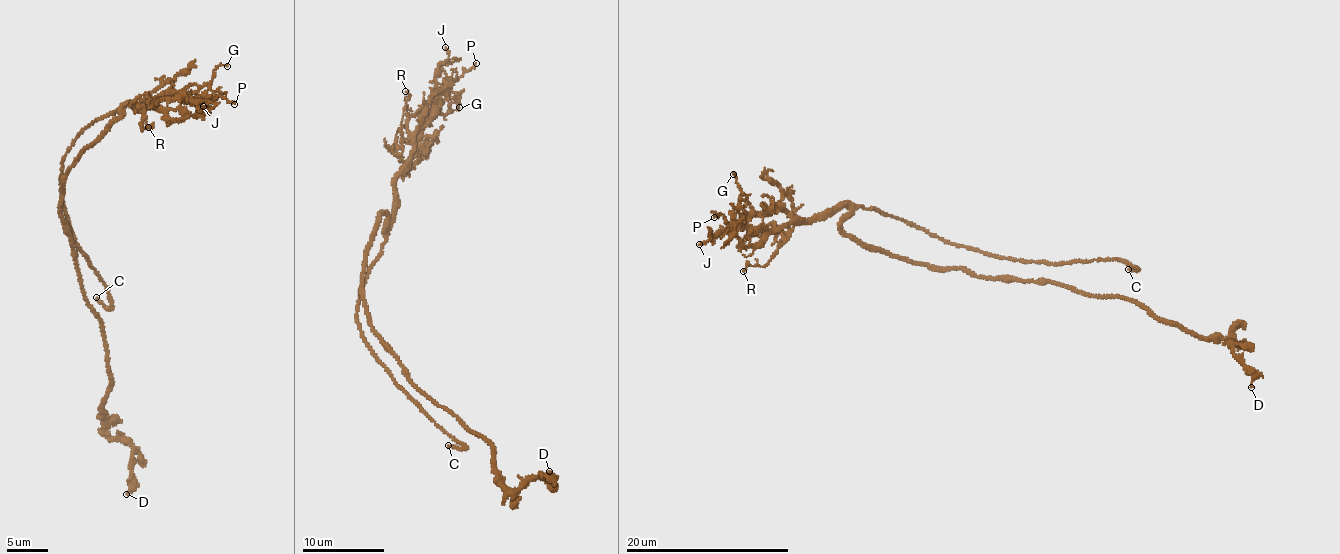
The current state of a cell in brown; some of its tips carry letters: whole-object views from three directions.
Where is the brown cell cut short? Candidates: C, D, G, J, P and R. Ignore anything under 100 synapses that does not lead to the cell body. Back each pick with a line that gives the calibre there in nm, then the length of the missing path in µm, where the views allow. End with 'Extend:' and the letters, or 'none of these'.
C: calibre 240 nm; missing 10 µm
Extend: C

